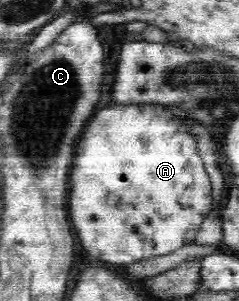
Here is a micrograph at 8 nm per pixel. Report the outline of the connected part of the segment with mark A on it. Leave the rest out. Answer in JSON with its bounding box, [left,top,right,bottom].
[70,104,212,264]

